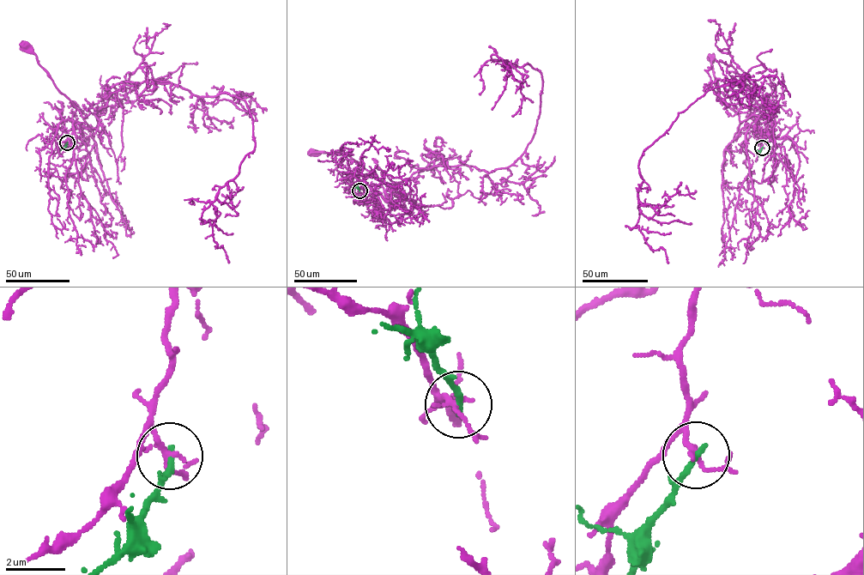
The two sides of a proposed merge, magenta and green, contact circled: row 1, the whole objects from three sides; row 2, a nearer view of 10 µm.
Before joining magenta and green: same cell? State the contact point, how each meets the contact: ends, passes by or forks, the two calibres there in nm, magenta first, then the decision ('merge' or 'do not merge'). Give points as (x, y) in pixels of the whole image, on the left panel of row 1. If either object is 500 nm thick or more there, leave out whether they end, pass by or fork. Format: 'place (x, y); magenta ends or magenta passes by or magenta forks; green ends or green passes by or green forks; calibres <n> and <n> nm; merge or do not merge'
place (67, 142); magenta passes by; green ends; calibres 170 and 220 nm; do not merge

